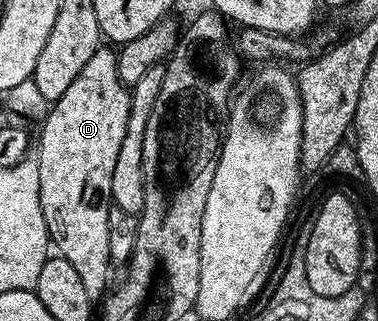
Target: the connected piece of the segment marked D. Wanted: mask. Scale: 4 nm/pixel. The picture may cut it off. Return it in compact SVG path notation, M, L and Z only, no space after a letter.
M113 48L97 49L84 69L76 75L72 85L58 101L50 106L45 121L41 122L42 134L36 137L36 158L40 171L40 208L47 221L50 244L57 254L68 259L83 281L84 291L92 305L99 304L108 291L108 275L112 270L108 240L108 219L112 202L112 170L116 167L116 155L120 155L120 143L124 143L124 131L130 114L130 89L118 77L118 55Z

